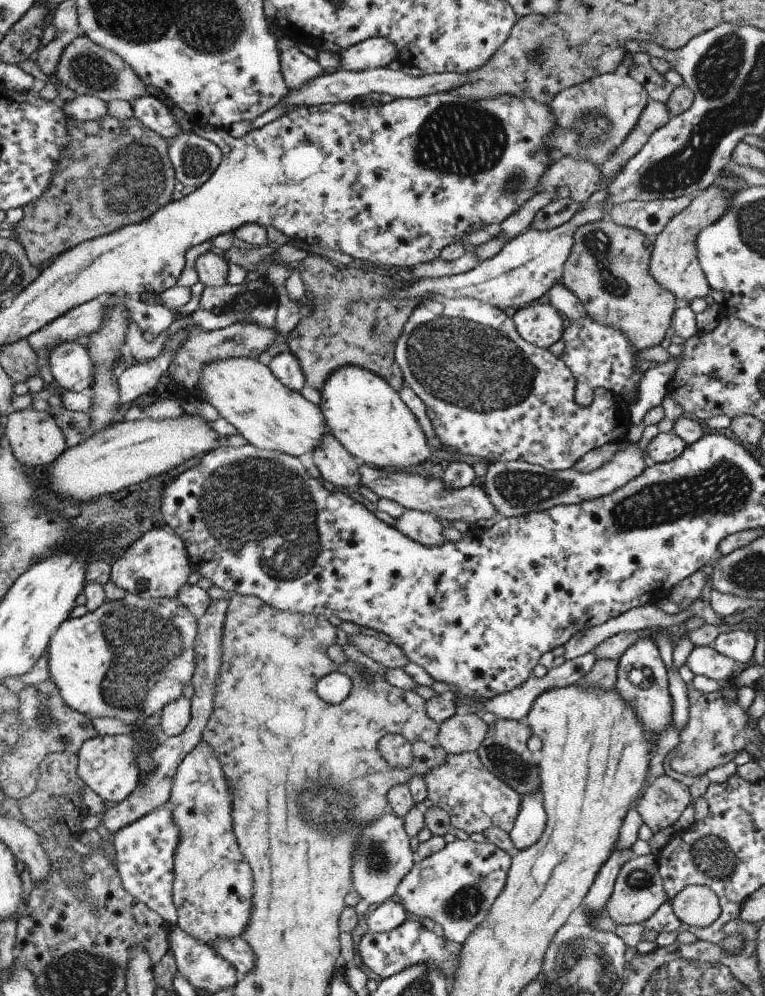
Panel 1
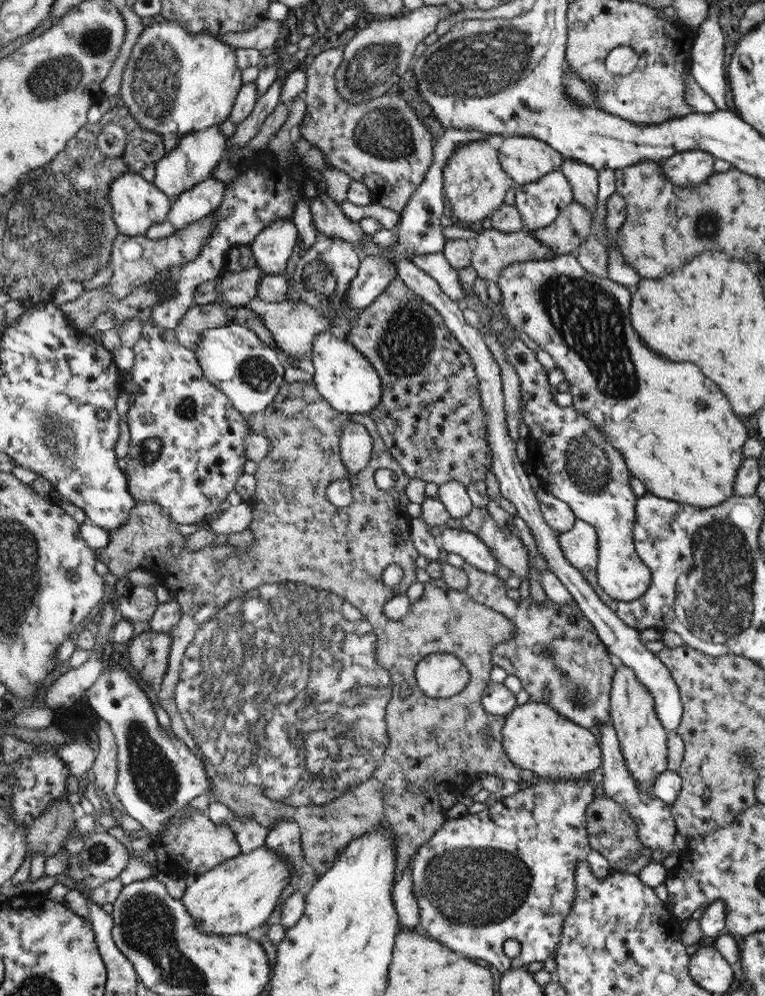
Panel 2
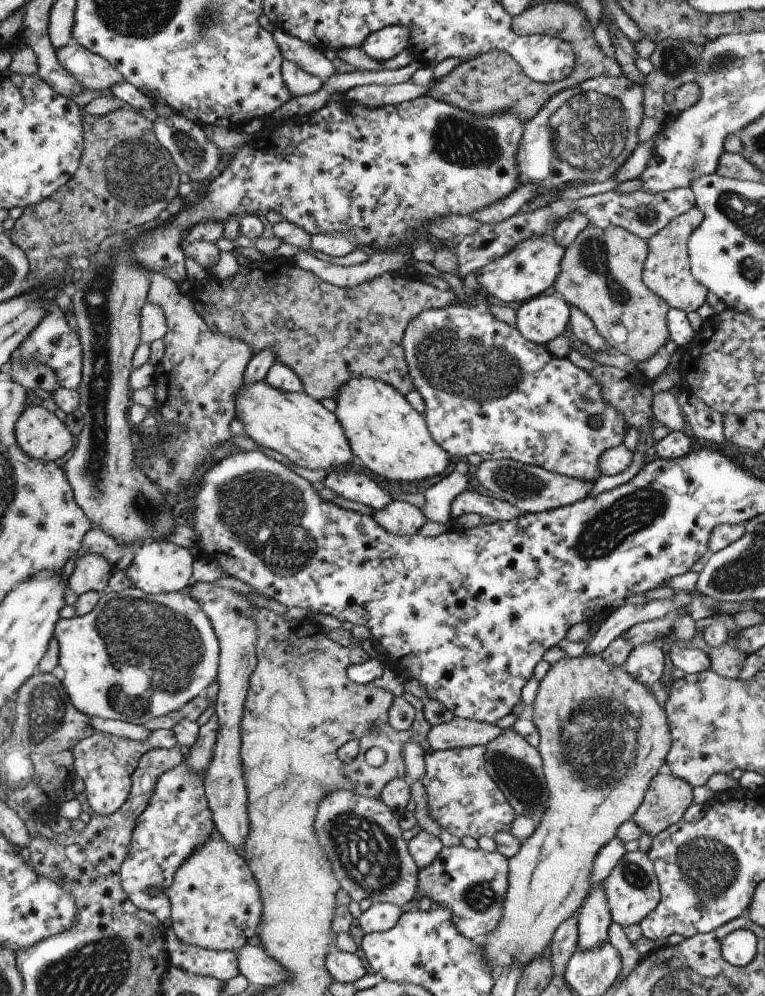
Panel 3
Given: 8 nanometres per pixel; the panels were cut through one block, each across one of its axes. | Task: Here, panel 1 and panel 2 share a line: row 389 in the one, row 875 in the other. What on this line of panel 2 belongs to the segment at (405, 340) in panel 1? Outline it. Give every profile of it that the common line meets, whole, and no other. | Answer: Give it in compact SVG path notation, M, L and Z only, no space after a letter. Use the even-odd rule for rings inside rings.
M590 778L580 779L537 779L531 784L522 786L522 788L514 795L502 797L500 799L492 799L490 806L487 806L483 812L478 814L465 813L460 817L446 818L445 824L431 836L417 852L413 858L411 872L411 886L413 898L418 902L420 910L420 926L428 932L428 936L443 946L448 946L452 951L456 950L468 959L476 962L489 964L494 966L496 970L506 973L510 967L520 967L529 965L533 962L542 961L543 963L553 955L557 944L560 943L560 935L562 935L562 923L566 919L566 915L570 913L570 907L574 903L575 898L575 872L579 863L587 863L590 865L593 874L598 878L603 878L612 870L609 862L602 854L596 850L591 850L587 840L586 829L586 807L590 805L595 798L596 786L590 782ZM506 940L518 940L522 946L522 950L516 958L508 958L504 954L504 942Z

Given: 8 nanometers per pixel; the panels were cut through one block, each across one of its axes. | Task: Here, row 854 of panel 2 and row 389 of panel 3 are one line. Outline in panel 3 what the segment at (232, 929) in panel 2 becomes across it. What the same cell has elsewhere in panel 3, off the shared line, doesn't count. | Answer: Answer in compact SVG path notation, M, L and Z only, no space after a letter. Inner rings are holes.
M264 380L250 384L238 392L237 418L244 422L248 437L258 446L275 450L302 468L313 471L322 468L327 472L355 461L341 421L303 391L282 392Z

